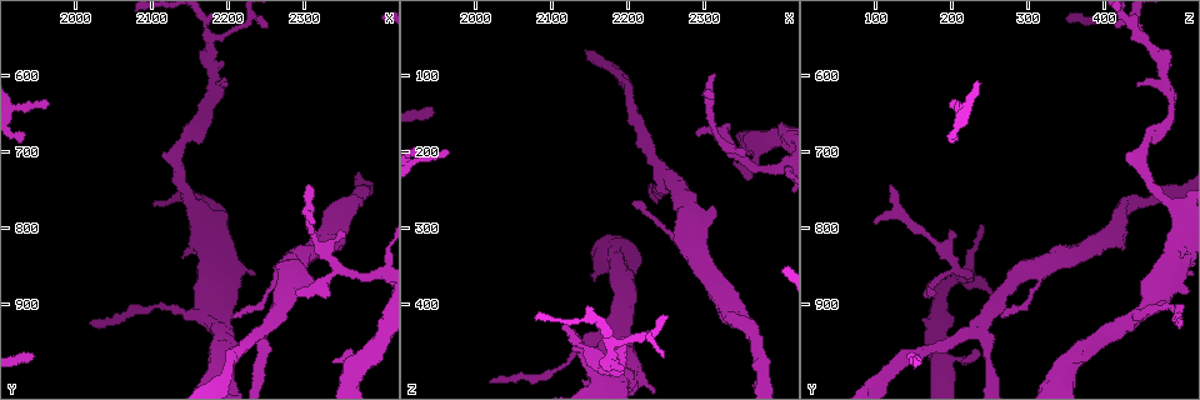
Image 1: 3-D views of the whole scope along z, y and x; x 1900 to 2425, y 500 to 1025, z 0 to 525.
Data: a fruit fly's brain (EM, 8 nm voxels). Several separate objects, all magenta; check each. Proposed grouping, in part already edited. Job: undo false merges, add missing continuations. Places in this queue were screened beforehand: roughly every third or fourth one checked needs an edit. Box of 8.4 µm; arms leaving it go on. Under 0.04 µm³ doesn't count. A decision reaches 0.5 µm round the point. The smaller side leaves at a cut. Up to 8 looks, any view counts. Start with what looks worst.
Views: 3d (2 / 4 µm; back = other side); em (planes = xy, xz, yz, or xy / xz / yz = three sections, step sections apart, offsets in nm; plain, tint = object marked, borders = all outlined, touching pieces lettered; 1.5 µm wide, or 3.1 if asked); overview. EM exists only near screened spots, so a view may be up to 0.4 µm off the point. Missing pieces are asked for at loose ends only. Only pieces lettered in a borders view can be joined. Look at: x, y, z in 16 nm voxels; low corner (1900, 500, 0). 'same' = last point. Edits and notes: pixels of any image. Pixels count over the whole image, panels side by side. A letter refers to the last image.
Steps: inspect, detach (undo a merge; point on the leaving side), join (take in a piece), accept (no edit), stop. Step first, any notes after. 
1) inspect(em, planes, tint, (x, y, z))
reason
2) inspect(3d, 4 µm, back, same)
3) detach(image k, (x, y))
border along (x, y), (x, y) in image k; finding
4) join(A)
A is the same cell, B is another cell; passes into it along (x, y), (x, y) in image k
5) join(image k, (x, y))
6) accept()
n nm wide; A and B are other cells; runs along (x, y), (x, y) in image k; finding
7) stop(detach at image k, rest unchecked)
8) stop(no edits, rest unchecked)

inspect(3d, 4 µm, (2205, 915, 265))
branch stops here

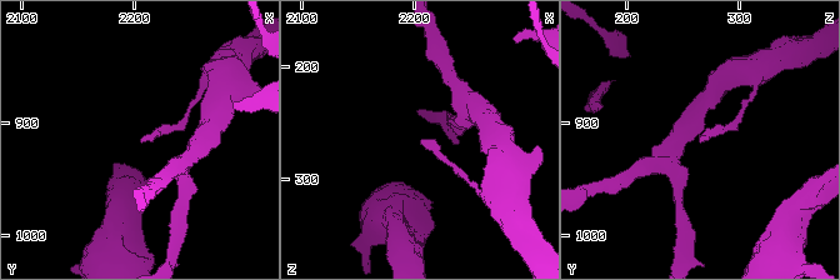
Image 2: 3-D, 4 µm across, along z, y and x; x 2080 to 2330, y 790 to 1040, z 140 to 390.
inspect(em, planes, tint, (2206, 918, 266))

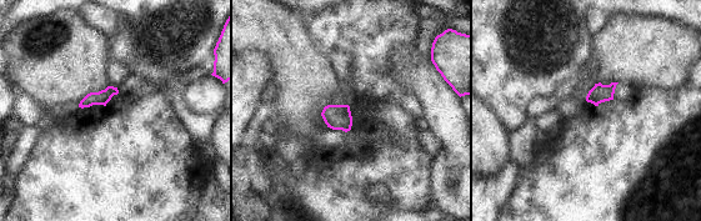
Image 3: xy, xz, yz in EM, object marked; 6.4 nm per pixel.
inspect(em, planes, borders, same)
see the neighbours

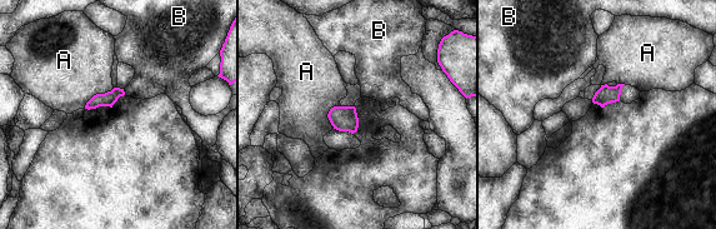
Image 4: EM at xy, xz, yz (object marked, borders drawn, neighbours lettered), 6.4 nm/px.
accept()
A and B are other cells; border along (114, 88), (96, 93), (84, 106) in image 4; no lettered piece goes on from it

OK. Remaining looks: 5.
inspect(em, planes, borders, (2350, 810, 205))
an open end

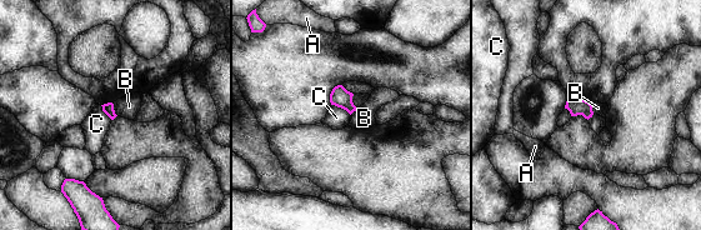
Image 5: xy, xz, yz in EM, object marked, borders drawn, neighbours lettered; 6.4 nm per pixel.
accept()
A, B and C are other cells; border along (111, 103), (118, 115) in image 5; none of them fits

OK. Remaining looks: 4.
inspect(em, yz, step 8, tint, (2175, 550, 445))
side arm on a straight run

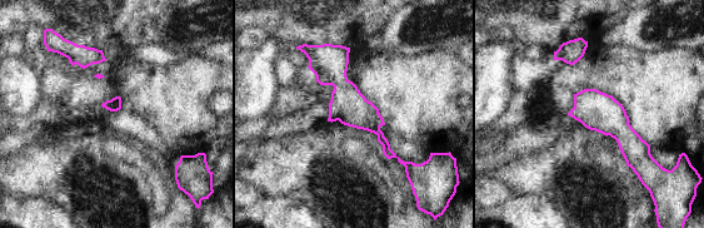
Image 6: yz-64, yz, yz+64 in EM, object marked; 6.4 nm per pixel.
inspect(em, xy, step 4, borders, same)

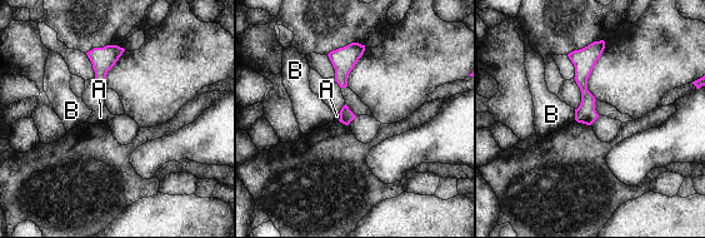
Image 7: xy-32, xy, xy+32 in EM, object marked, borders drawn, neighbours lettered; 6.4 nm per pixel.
accept()
A and B are other cells; runs along (601, 45), (584, 63), (580, 119) in image 7; all the same neuron

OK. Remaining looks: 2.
stop(no edits, rest unchecked)

